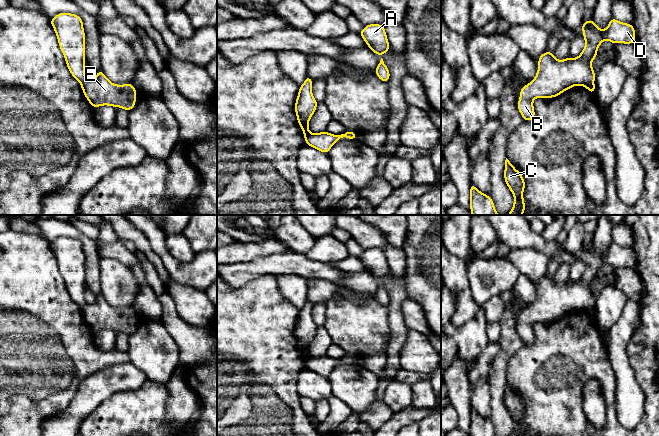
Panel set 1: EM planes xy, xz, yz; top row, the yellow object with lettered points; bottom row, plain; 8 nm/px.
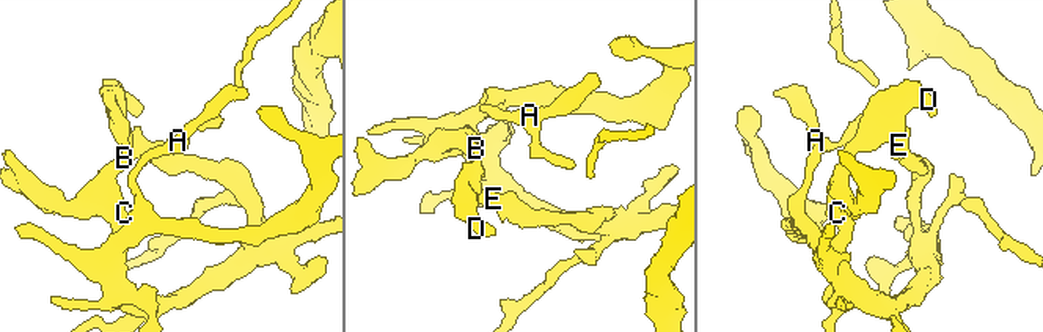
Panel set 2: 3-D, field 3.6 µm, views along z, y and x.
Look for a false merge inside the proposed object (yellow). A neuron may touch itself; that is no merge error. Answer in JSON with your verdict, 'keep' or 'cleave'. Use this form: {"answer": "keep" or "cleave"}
{"answer": "cleave"}

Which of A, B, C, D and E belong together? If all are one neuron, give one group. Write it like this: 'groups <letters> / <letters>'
groups A B C D / E

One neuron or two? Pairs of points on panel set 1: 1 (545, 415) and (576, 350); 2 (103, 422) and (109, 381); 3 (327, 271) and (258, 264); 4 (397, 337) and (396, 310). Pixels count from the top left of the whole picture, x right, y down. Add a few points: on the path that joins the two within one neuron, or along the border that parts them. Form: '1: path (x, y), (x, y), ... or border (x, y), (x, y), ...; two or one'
1: path (539, 392), (531, 382), (531, 368), (553, 349); one
2: border (129, 389), (109, 394), (90, 413); two
3: path (310, 269), (298, 264), (275, 264); one
4: path (397, 330), (396, 317); one

